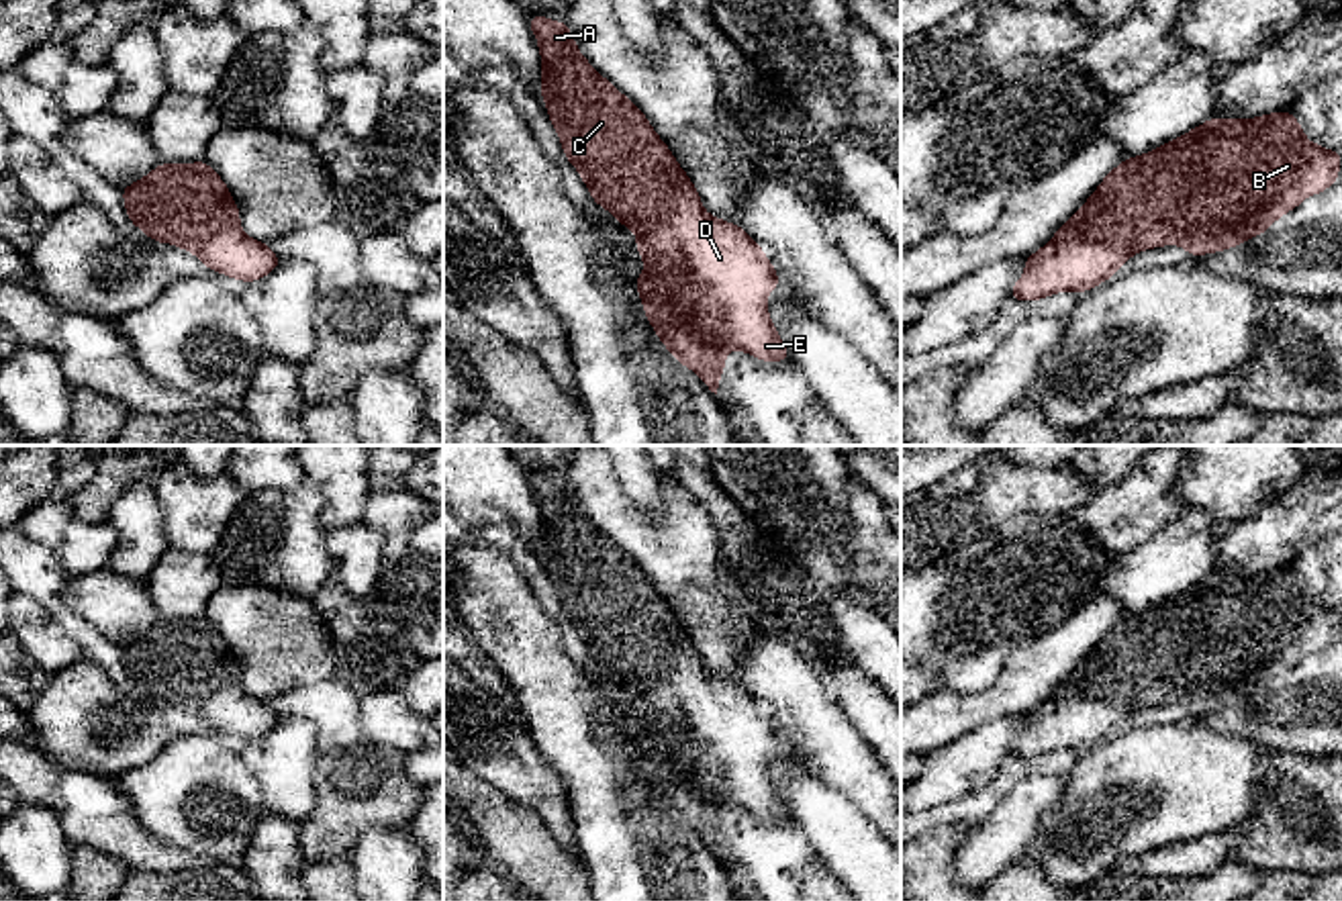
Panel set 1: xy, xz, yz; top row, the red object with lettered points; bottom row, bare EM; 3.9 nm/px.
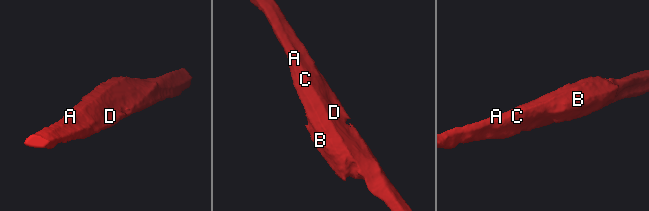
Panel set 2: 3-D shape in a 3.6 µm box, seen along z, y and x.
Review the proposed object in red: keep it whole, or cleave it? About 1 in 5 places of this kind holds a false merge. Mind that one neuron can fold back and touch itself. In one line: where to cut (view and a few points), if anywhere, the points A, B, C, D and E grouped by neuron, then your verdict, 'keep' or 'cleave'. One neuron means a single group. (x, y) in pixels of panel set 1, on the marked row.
no cut | A B C D E | keep

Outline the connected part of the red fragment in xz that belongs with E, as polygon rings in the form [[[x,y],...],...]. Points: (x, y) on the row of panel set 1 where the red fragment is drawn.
[[[541,14],[527,16],[541,55],[541,98],[568,161],[590,198],[637,235],[643,274],[635,278],[645,319],[684,368],[717,394],[731,349],[762,362],[790,360],[768,315],[768,292],[780,278],[758,241],[741,225],[711,217],[670,147],[645,114],[603,78],[578,51],[570,27]]]

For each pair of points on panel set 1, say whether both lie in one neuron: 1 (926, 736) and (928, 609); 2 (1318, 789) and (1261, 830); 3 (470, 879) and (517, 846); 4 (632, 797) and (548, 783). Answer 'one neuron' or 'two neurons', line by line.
1: two neurons
2: one neuron
3: two neurons
4: two neurons

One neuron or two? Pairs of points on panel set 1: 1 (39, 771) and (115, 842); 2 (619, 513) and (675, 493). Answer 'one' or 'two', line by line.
1: one
2: one

